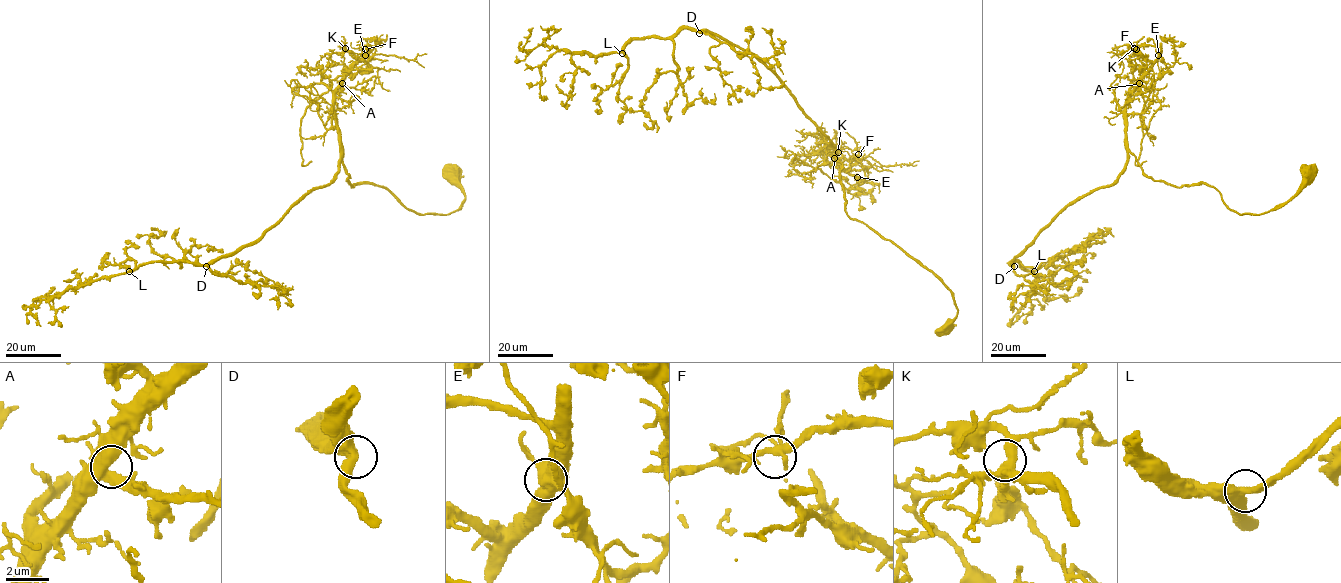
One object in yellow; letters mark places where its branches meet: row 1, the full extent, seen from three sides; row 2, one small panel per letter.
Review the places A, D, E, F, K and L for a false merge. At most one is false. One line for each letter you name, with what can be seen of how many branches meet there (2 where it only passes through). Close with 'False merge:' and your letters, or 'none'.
E: 4
False merge: E

